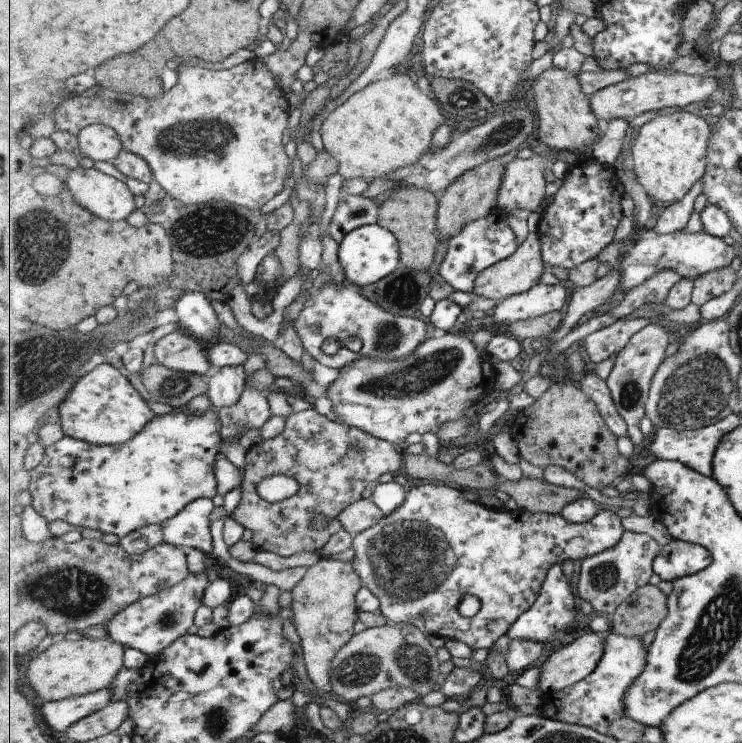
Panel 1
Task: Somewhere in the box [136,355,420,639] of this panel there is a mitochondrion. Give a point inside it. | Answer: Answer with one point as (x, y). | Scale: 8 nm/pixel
(163, 620)

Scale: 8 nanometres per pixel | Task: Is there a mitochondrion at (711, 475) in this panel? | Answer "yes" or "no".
no

